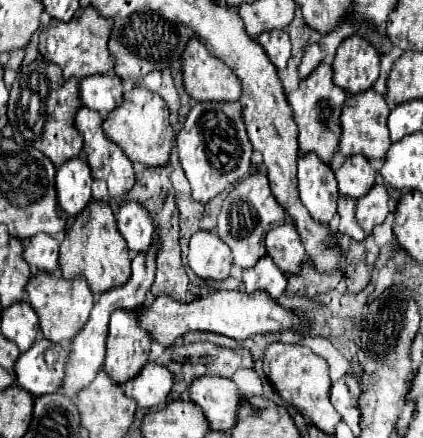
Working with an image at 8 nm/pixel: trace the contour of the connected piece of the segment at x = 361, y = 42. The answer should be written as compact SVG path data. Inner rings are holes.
M360 34L348 36L332 62L334 84L352 94L372 88L380 76L380 52Z

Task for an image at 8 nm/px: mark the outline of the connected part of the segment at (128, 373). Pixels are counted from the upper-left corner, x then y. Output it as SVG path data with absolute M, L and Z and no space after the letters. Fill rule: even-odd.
M118 308L110 318L110 332L106 340L106 360L102 368L120 384L140 374L148 362L152 338L140 326L140 310Z

